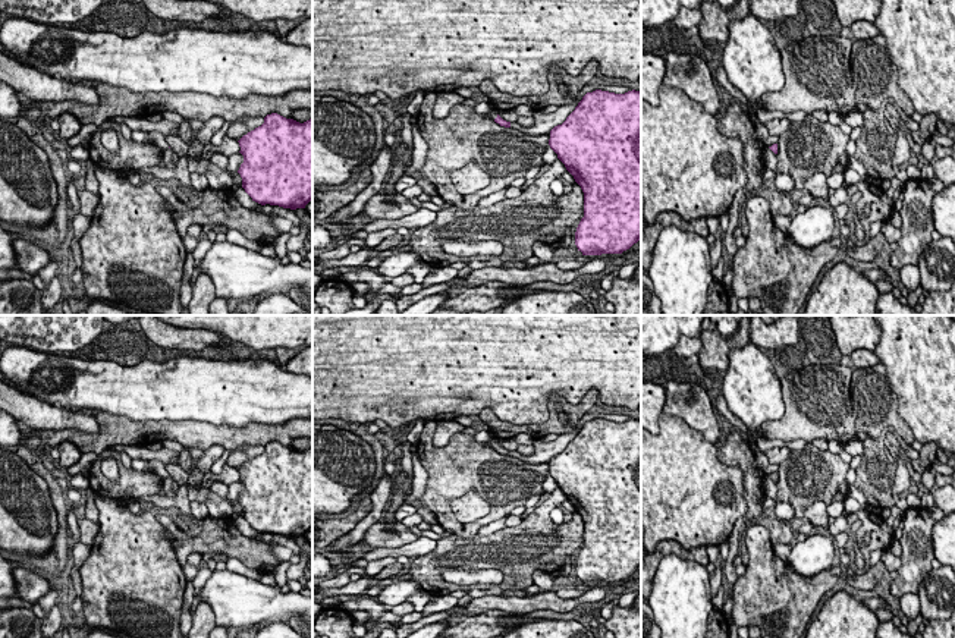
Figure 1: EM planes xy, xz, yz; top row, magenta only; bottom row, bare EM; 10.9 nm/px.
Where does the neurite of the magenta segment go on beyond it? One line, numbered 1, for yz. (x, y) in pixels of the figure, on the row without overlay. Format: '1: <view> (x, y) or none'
1: none

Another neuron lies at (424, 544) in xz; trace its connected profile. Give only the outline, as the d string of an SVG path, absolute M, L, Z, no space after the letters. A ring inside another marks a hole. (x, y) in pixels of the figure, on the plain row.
M420 537L418 540L398 549L374 549L365 553L362 559L367 562L380 560L384 557L399 557L399 556L415 559L433 551L436 546L437 546L436 540L431 540L428 537Z

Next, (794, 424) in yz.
M808 367L780 378L785 415L766 421L760 434L769 440L836 440L842 446L855 439L849 367Z

